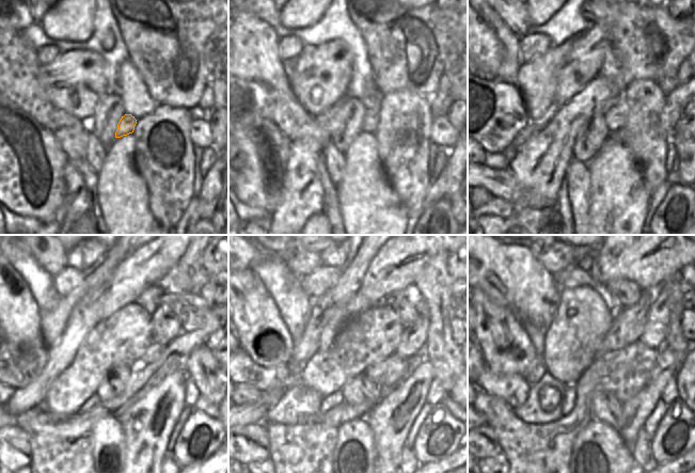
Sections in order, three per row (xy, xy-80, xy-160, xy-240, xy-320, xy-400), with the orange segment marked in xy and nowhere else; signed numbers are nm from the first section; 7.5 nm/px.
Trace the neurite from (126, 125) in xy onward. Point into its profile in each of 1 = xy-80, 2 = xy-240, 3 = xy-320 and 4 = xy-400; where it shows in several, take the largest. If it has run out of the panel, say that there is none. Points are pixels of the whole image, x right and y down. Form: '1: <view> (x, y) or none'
1: xy-80 (372, 116)
2: xy-240 (154, 351)
3: xy-320 (412, 343)
4: xy-400 (653, 335)

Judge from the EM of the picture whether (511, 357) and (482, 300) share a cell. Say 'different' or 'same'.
same

